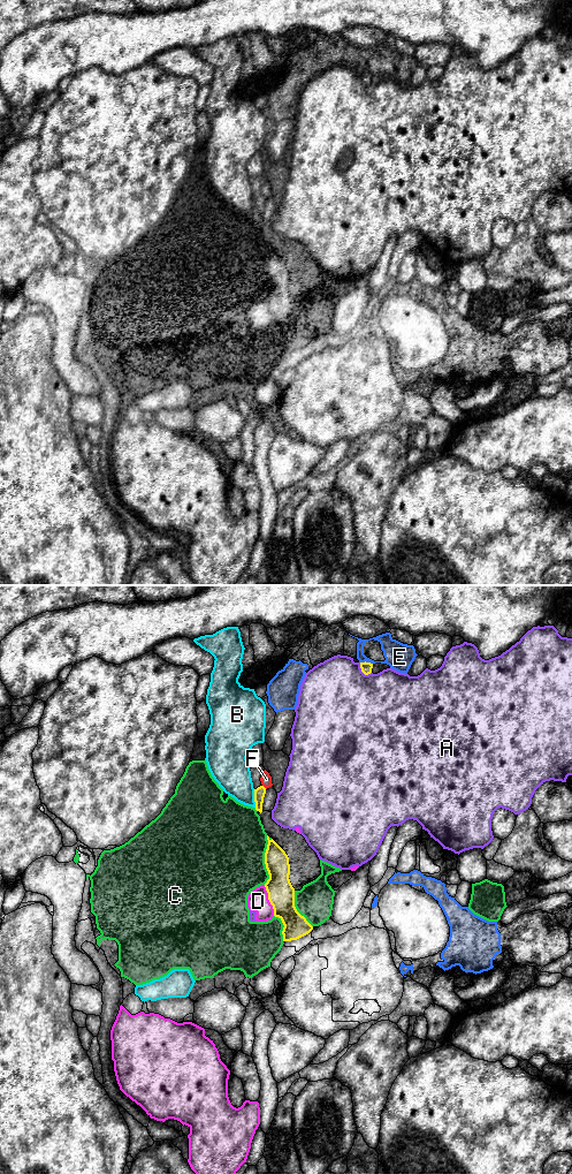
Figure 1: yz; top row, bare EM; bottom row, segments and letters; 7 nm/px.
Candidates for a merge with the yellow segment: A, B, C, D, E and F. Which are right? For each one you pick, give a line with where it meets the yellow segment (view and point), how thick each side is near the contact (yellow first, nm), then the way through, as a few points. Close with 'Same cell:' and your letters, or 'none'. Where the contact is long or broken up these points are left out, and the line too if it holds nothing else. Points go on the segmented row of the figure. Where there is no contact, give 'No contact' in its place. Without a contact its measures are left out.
Same cell: none

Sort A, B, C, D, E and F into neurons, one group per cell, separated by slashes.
A D / B / C / E / F

